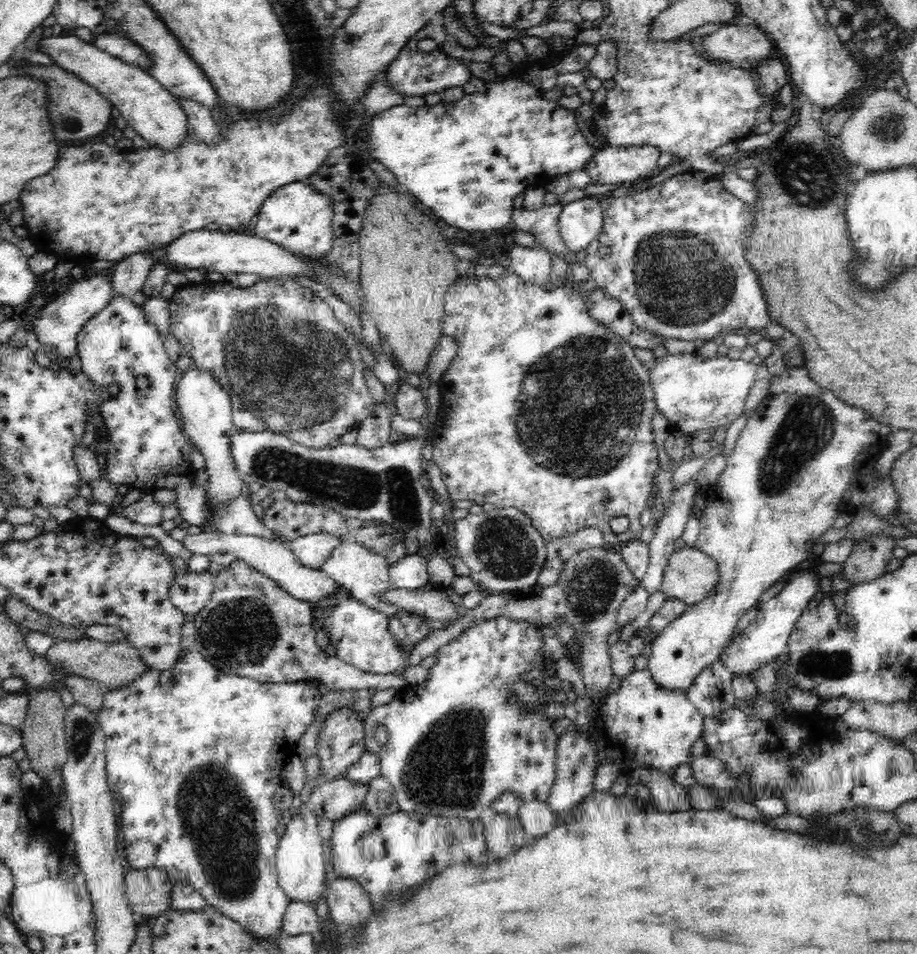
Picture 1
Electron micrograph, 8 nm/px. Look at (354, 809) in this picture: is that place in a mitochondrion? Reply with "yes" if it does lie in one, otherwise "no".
no

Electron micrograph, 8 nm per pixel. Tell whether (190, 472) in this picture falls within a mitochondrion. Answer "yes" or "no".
no

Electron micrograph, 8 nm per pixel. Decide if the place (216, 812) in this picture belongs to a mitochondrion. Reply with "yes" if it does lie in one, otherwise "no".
yes

